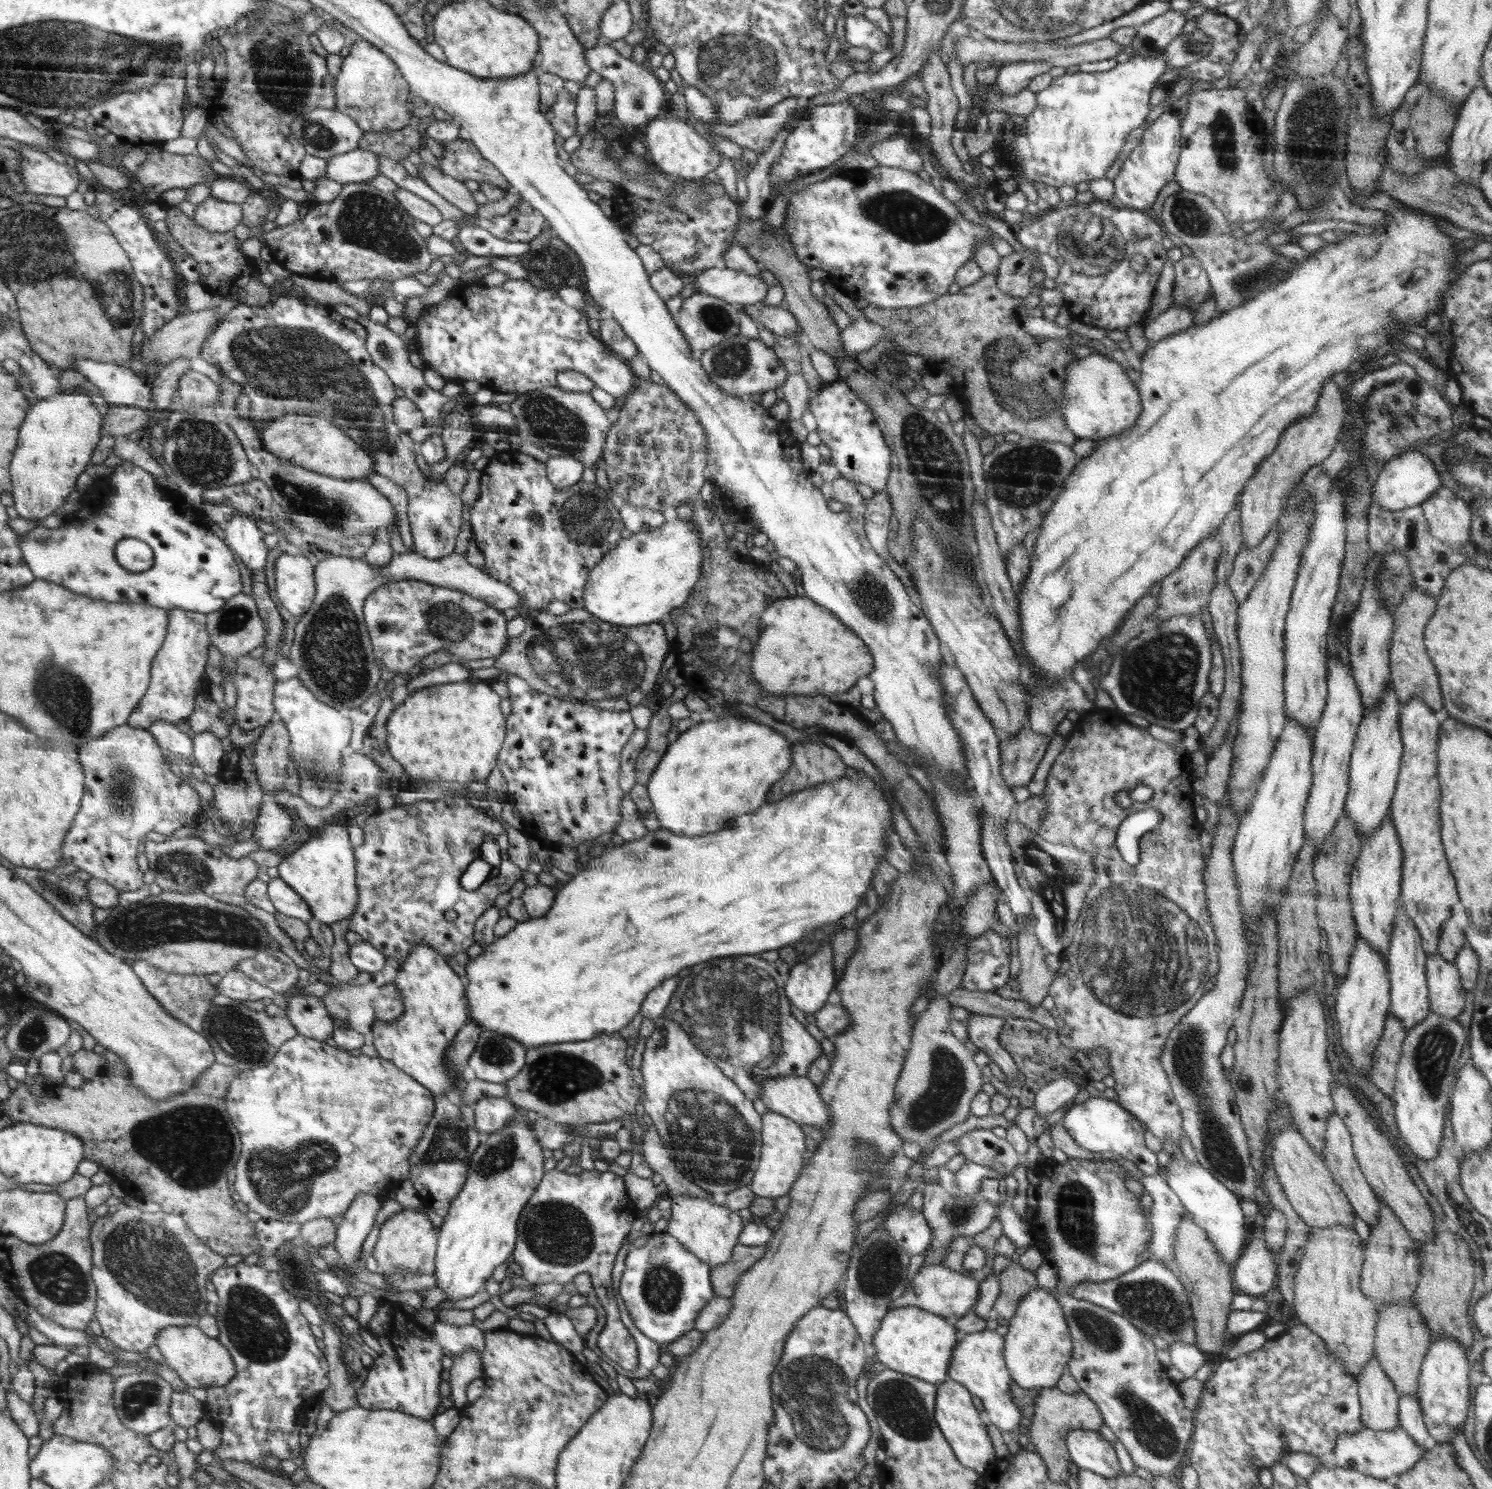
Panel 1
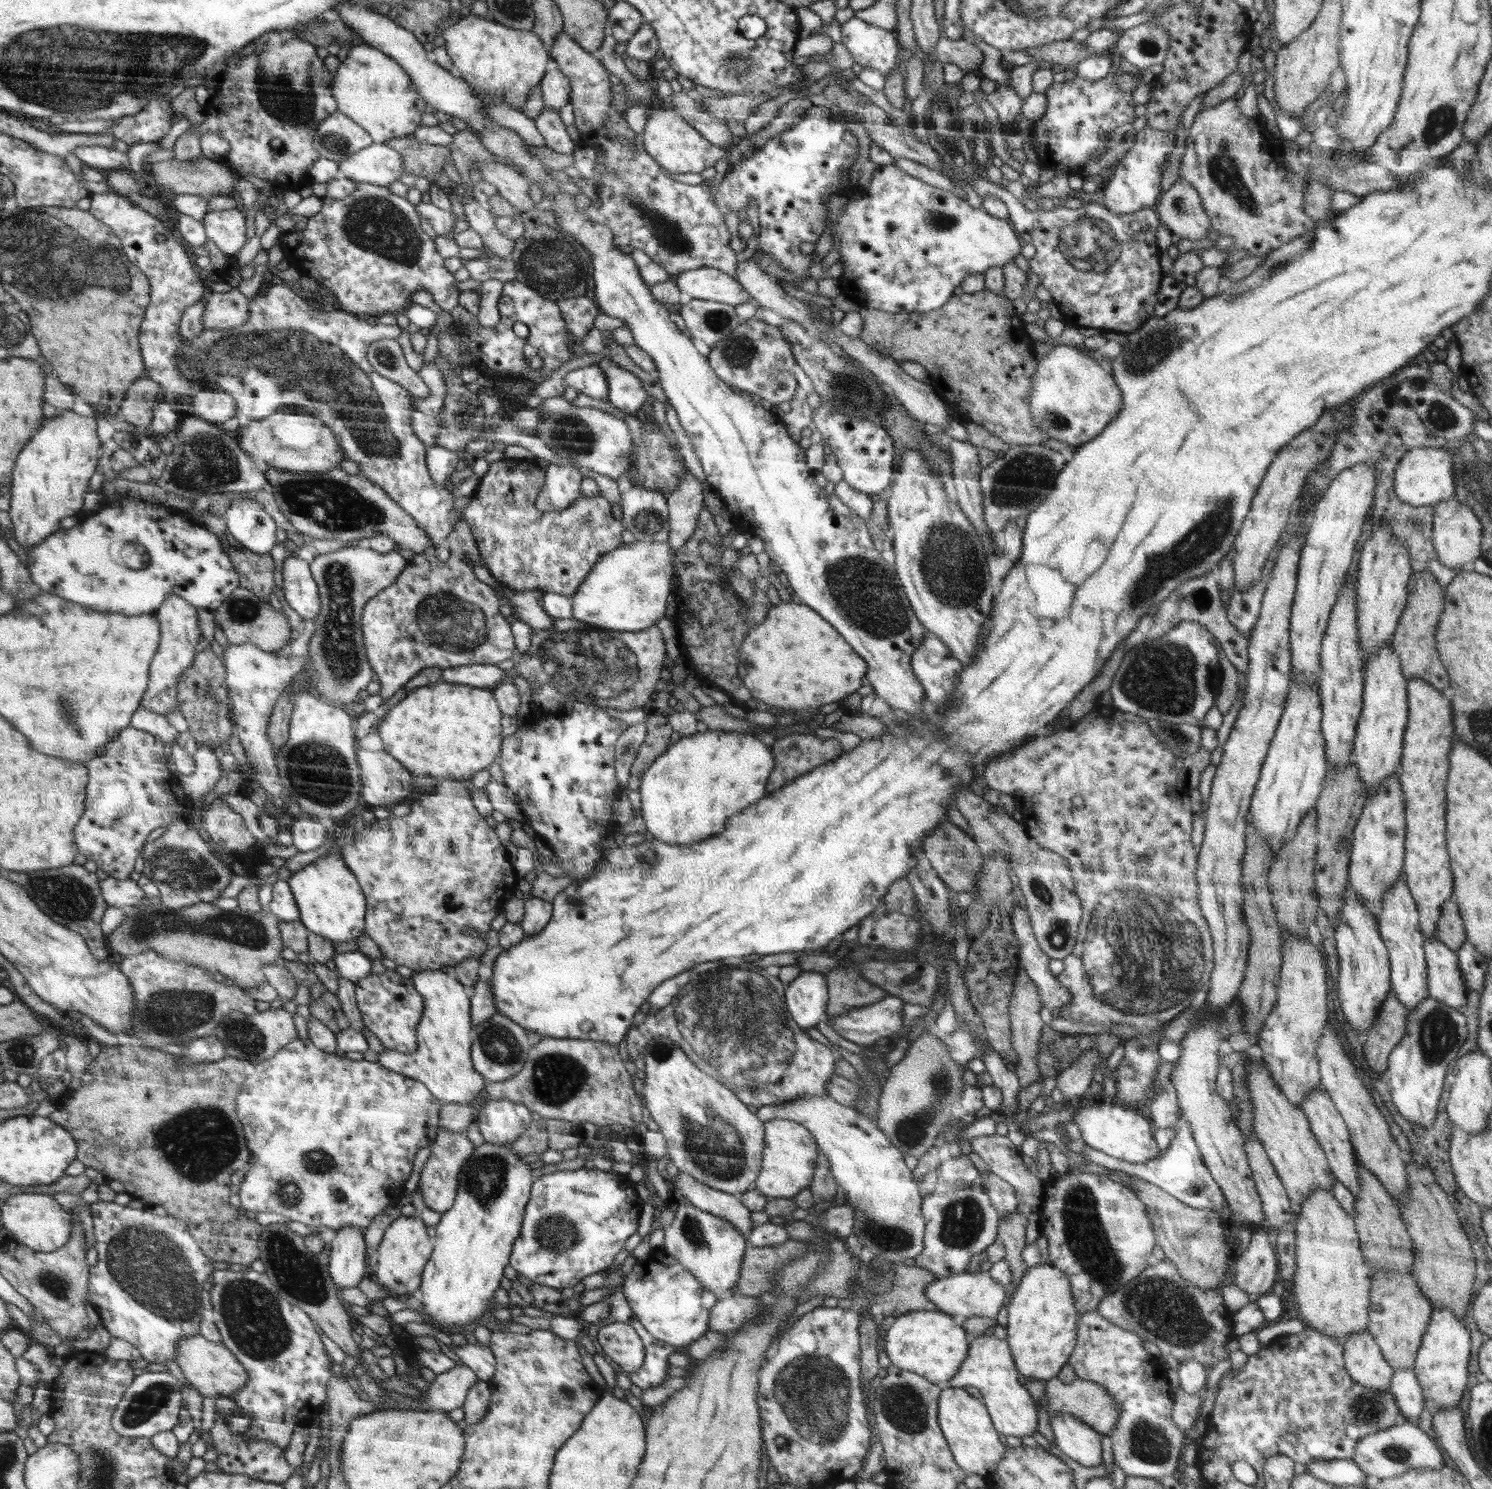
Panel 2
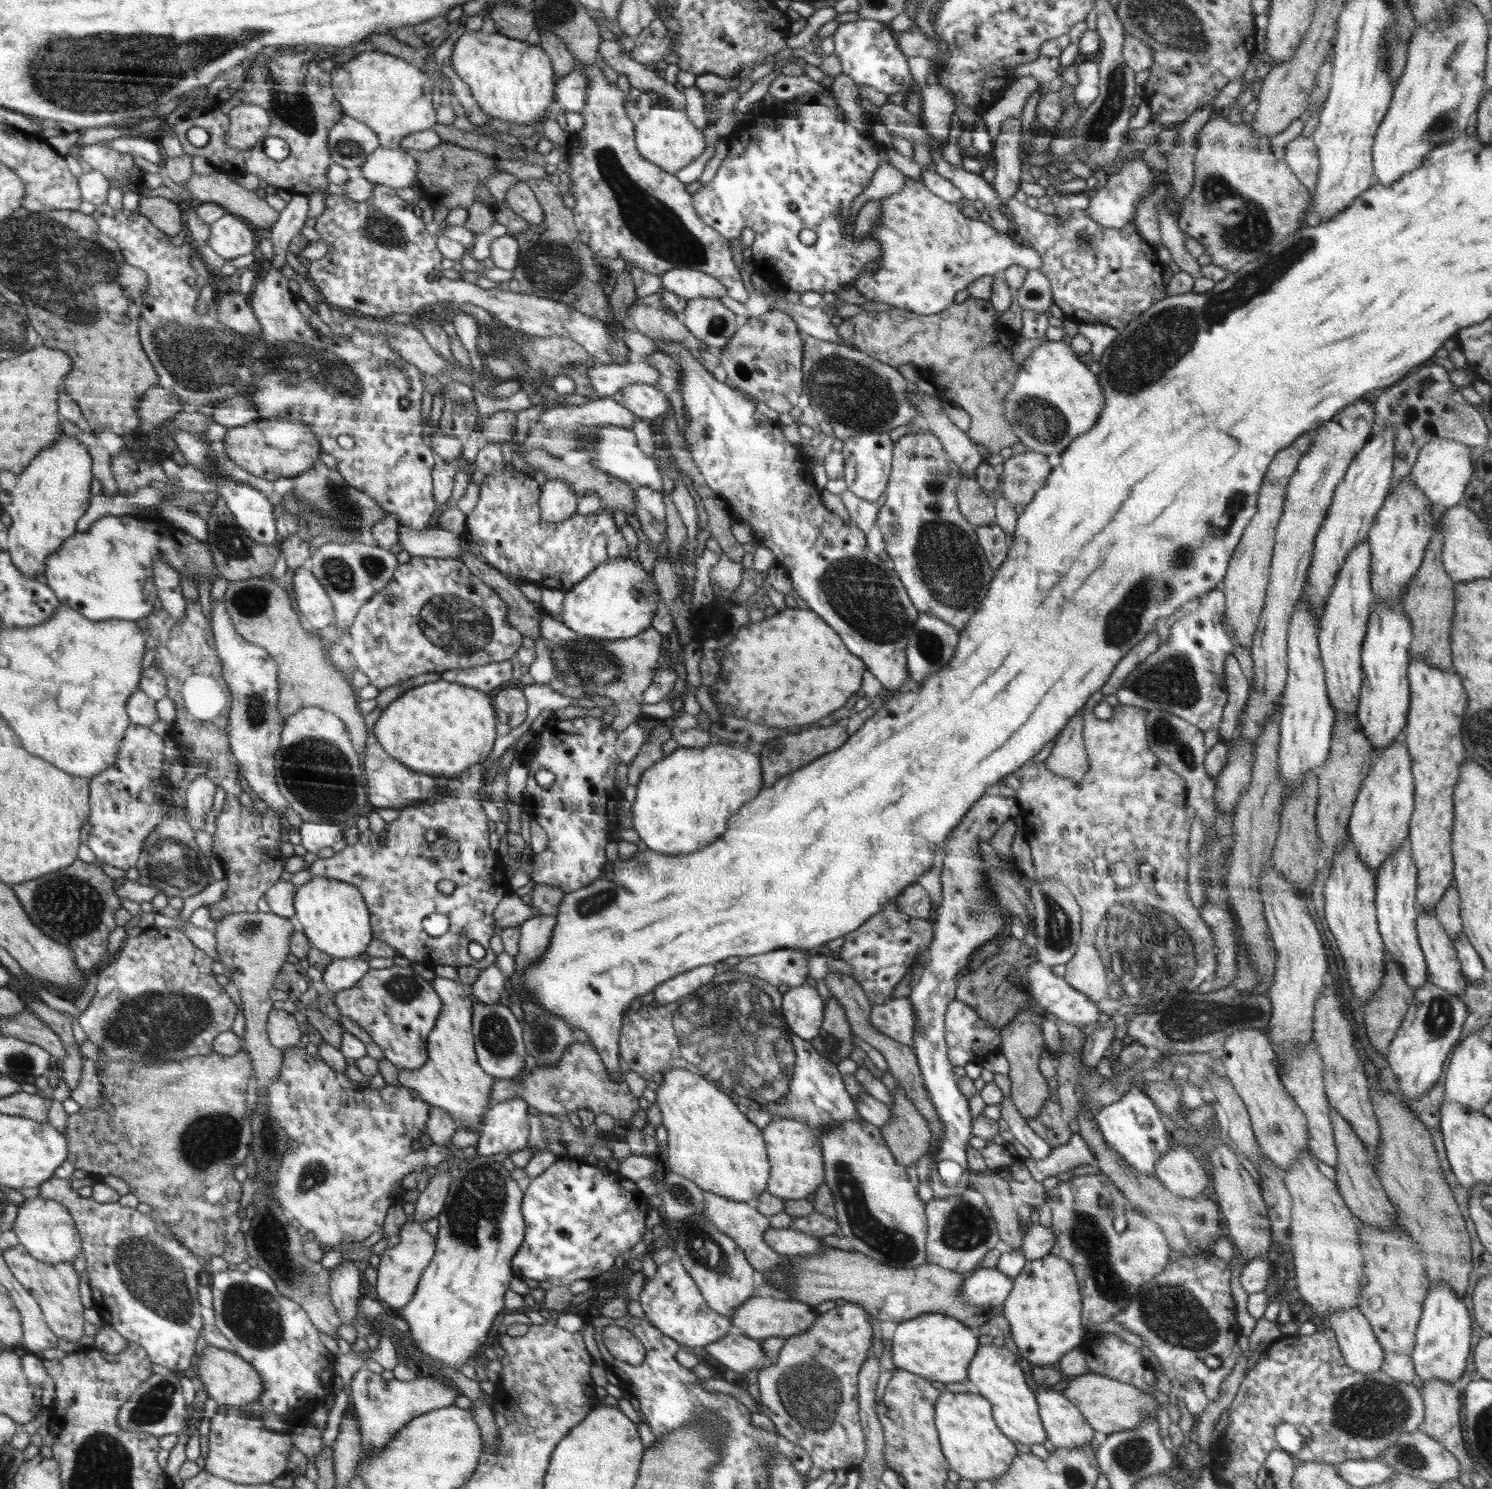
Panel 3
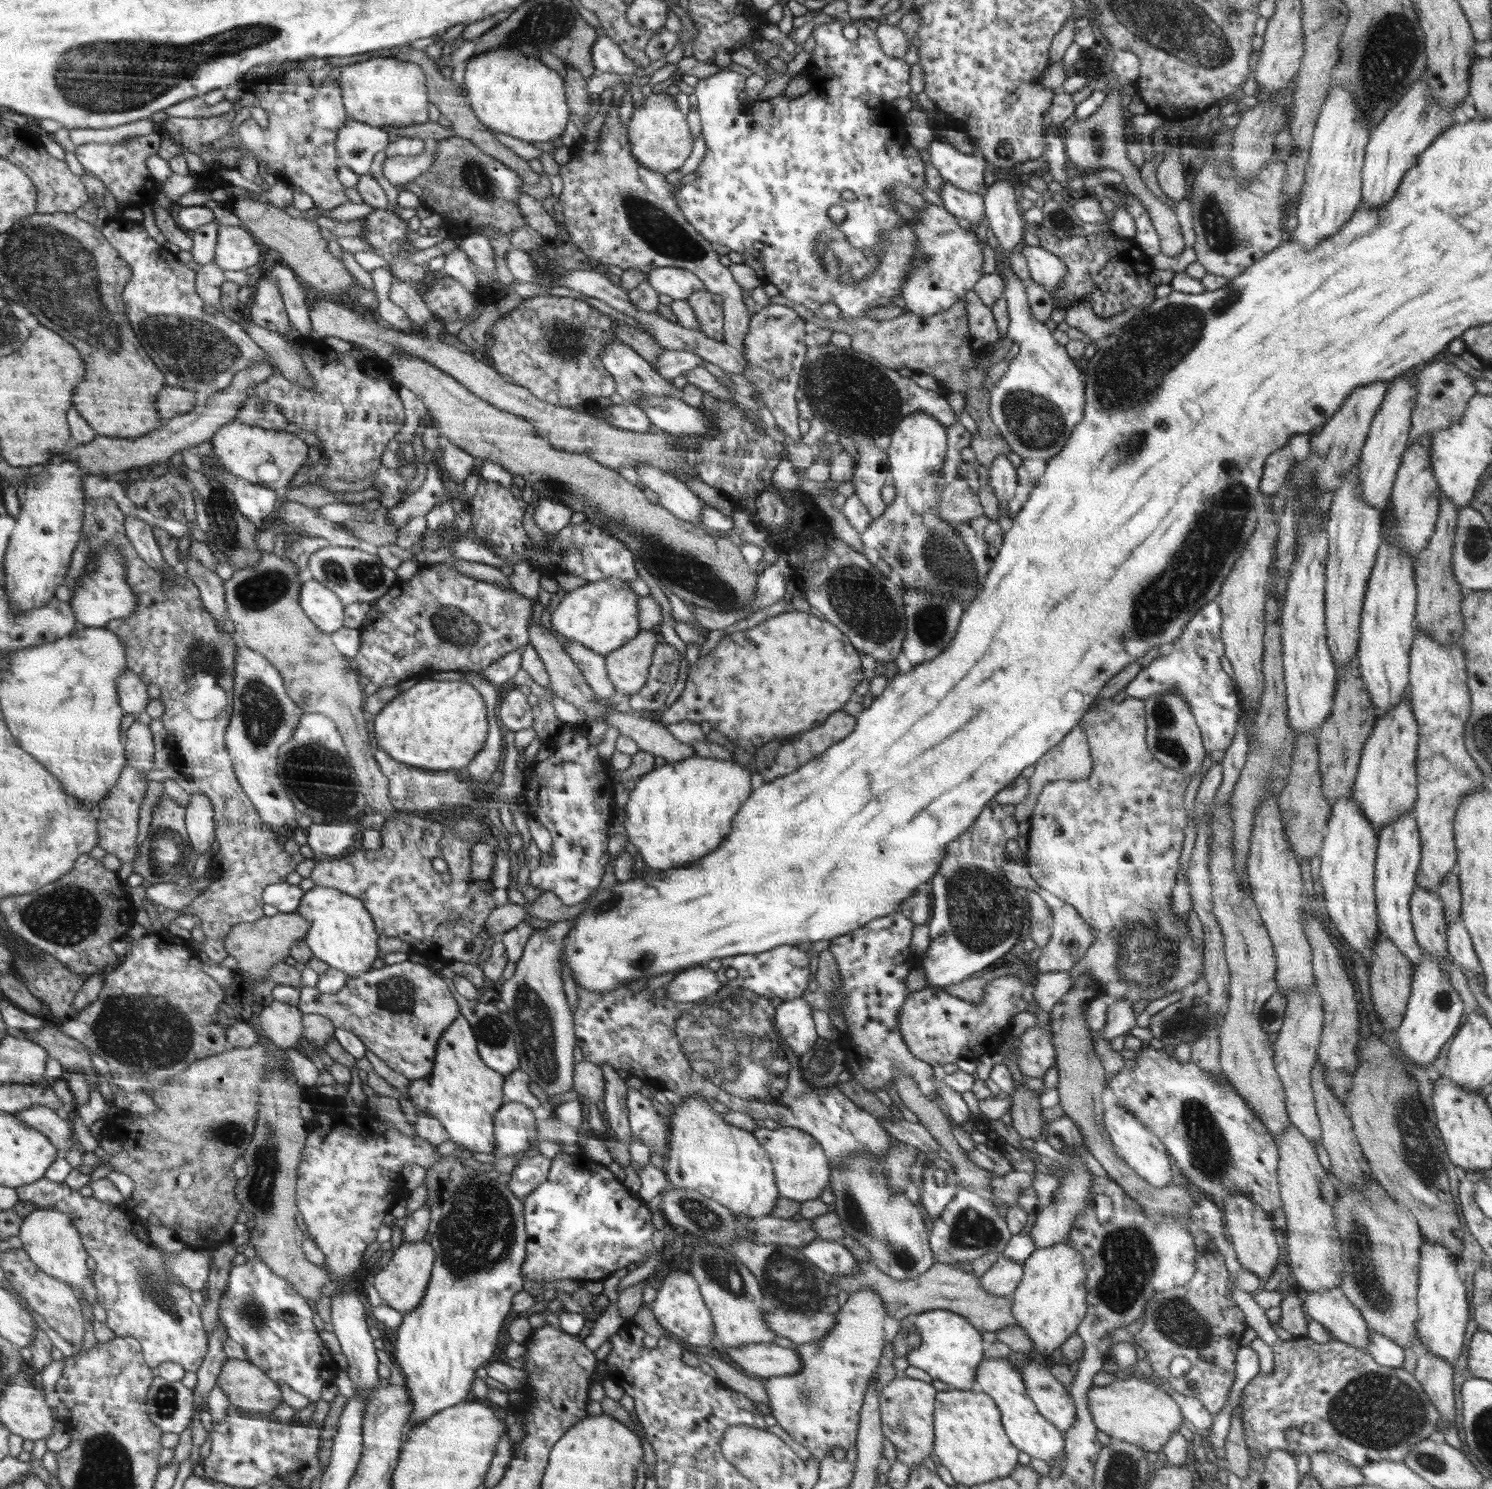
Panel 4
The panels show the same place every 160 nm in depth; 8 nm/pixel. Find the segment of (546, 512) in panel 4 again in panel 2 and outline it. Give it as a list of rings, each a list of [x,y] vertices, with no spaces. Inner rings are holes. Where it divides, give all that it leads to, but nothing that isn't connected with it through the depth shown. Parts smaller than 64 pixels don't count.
[[[552,464],[546,468],[546,483],[538,496],[536,506],[544,511],[557,511],[566,508],[581,495],[583,476],[571,464]]]

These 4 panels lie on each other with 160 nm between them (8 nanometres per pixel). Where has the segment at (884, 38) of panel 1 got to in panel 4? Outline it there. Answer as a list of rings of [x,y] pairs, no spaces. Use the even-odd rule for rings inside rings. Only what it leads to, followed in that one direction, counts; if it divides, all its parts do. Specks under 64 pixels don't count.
[[[838,19],[838,21],[822,23],[814,27],[812,32],[816,40],[816,46],[812,51],[814,60],[804,69],[808,71],[807,78],[812,83],[812,89],[803,96],[788,99],[784,93],[781,93],[777,97],[758,101],[756,112],[752,113],[752,108],[742,103],[742,92],[747,79],[742,74],[727,69],[698,81],[694,88],[694,96],[698,99],[697,111],[700,114],[701,133],[706,140],[707,151],[704,160],[694,171],[694,174],[698,174],[697,179],[689,184],[682,184],[676,194],[676,206],[681,210],[680,214],[686,218],[688,224],[691,224],[696,232],[702,234],[704,240],[718,245],[723,244],[728,246],[731,251],[742,254],[742,258],[744,258],[742,263],[753,268],[762,283],[774,284],[779,289],[780,295],[787,300],[806,306],[820,317],[822,317],[819,312],[820,306],[833,303],[841,310],[837,318],[861,319],[866,318],[866,312],[870,308],[894,305],[894,299],[902,296],[900,292],[904,288],[903,282],[907,279],[907,274],[915,269],[915,258],[923,256],[921,252],[915,250],[916,233],[914,233],[914,229],[910,227],[908,220],[898,216],[892,208],[892,204],[896,202],[894,195],[892,195],[892,189],[904,184],[904,186],[912,188],[914,192],[922,194],[927,186],[928,164],[924,163],[924,152],[919,152],[912,144],[911,136],[908,134],[905,112],[900,112],[894,106],[895,98],[915,97],[910,91],[909,85],[912,84],[912,64],[904,62],[903,58],[886,56],[876,38],[875,31],[868,27],[863,19],[848,21],[848,25],[851,24],[858,29],[859,35],[856,40],[846,39],[842,35],[842,28],[846,23],[847,19]],[[836,204],[846,210],[846,218],[839,226],[830,220],[827,213],[830,206],[836,206]]]

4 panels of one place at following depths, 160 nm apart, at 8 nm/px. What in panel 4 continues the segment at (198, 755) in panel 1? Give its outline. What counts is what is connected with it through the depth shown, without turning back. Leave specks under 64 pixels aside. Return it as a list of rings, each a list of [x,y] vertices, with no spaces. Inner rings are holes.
[[[202,793],[190,794],[187,806],[187,827],[191,836],[191,844],[198,857],[206,850],[210,850],[215,838],[215,808]]]

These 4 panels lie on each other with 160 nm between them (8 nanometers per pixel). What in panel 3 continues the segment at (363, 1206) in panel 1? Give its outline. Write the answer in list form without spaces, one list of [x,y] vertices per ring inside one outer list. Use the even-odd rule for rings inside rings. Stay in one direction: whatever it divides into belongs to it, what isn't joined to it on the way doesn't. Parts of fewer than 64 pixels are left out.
[[[342,1260],[334,1270],[330,1271],[331,1300],[335,1305],[343,1324],[356,1326],[355,1318],[358,1315],[358,1296],[360,1296],[360,1270],[354,1266],[354,1260]]]

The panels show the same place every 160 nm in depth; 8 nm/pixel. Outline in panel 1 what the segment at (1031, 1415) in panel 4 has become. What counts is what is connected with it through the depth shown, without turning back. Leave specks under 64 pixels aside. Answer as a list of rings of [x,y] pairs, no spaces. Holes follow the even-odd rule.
[[[984,1329],[980,1332],[967,1334],[956,1348],[956,1356],[952,1356],[952,1368],[948,1367],[947,1378],[963,1384],[970,1390],[972,1396],[978,1397],[984,1405],[984,1414],[988,1422],[994,1424],[1001,1432],[1011,1432],[1018,1429],[1023,1418],[1022,1409],[1016,1405],[1015,1398],[1010,1396],[1011,1374],[1004,1366],[1006,1347],[1004,1338],[994,1330]]]

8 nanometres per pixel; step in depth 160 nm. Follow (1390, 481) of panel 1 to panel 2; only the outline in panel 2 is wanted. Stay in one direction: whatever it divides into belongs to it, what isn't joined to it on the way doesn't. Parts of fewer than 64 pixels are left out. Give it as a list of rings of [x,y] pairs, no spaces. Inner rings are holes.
[[[1448,447],[1413,448],[1400,459],[1394,473],[1394,494],[1402,502],[1426,509],[1455,496],[1455,475]]]

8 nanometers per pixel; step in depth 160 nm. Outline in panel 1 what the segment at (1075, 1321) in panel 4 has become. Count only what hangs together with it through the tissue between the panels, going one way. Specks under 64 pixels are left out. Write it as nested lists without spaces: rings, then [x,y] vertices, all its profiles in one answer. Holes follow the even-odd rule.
[[[1038,1285],[1020,1301],[1014,1316],[1009,1319],[1009,1322],[1005,1355],[1007,1357],[1007,1367],[1011,1369],[1011,1376],[1015,1377],[1014,1383],[1028,1389],[1054,1387],[1065,1373],[1073,1349],[1072,1337],[1066,1324],[1064,1311],[1057,1298]]]

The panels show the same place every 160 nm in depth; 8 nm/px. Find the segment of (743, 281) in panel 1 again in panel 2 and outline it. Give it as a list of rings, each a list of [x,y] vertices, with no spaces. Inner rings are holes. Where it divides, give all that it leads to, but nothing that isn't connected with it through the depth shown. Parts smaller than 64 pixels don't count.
[[[702,267],[670,278],[680,290],[680,305],[693,299],[701,299],[730,304],[736,308],[750,300],[749,293],[734,277],[717,268]]]

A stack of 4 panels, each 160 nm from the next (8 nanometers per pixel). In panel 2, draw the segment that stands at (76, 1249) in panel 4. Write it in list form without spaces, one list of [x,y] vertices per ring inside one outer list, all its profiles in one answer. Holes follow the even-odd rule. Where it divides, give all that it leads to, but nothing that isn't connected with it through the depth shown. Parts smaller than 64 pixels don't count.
[[[19,1194],[11,1196],[3,1204],[1,1208],[1,1221],[3,1226],[10,1232],[10,1235],[16,1237],[22,1244],[27,1244],[35,1252],[50,1253],[64,1248],[71,1241],[75,1224],[73,1223],[75,1216],[72,1212],[64,1210],[62,1204],[48,1194]]]

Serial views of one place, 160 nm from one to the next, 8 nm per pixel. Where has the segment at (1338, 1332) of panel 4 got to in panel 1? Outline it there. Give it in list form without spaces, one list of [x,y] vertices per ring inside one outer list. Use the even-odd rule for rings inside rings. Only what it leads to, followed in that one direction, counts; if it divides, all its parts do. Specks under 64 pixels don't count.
[[[1375,1355],[1363,1366],[1356,1381],[1363,1426],[1370,1430],[1394,1430],[1399,1425],[1399,1395]]]

